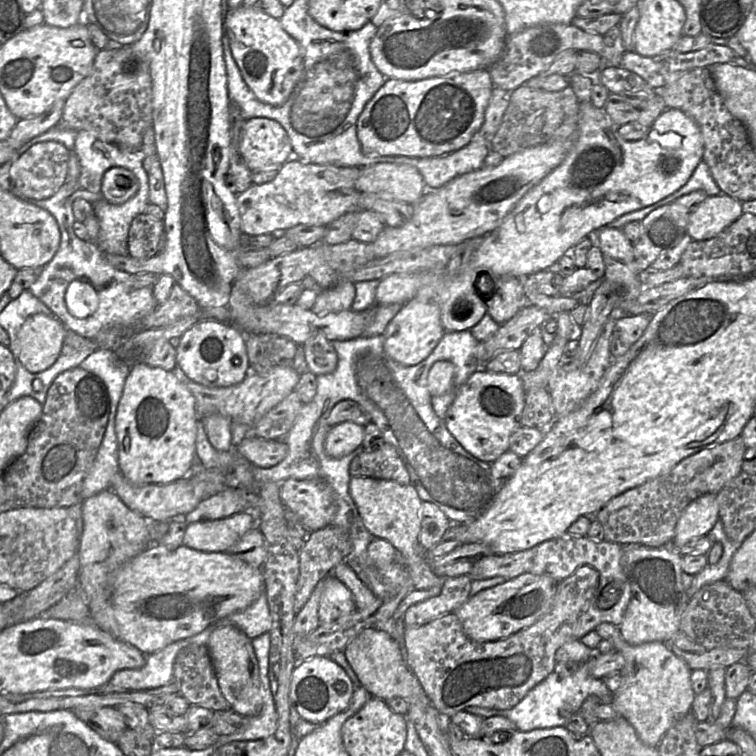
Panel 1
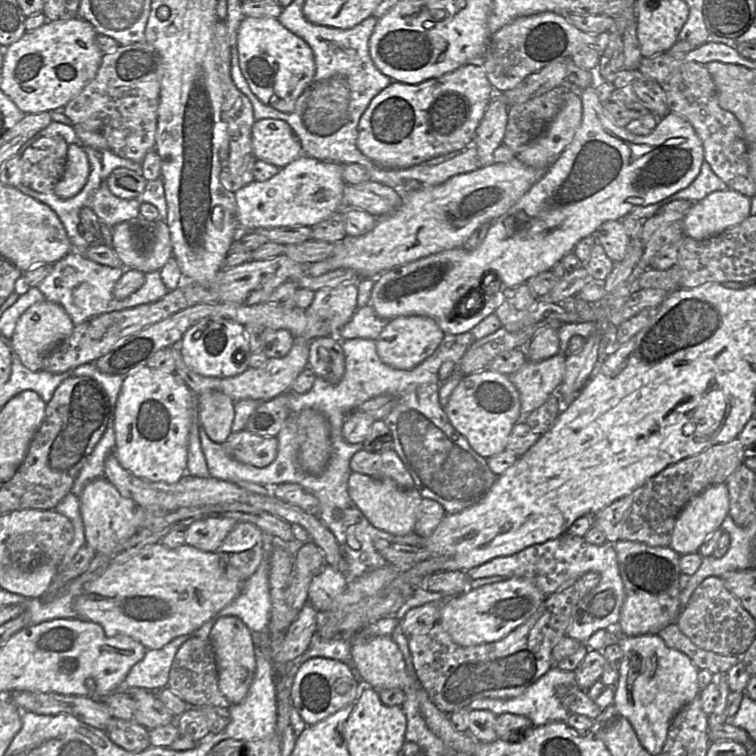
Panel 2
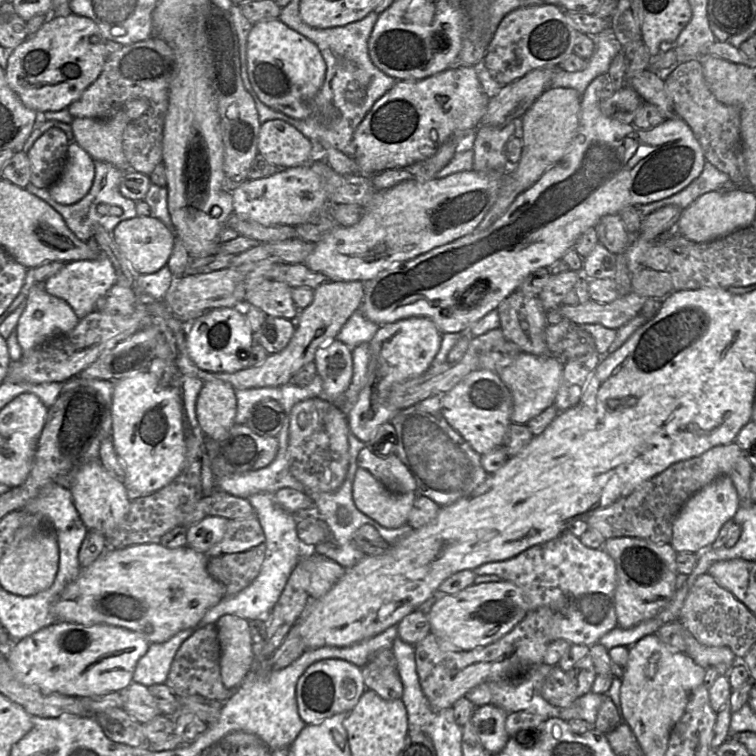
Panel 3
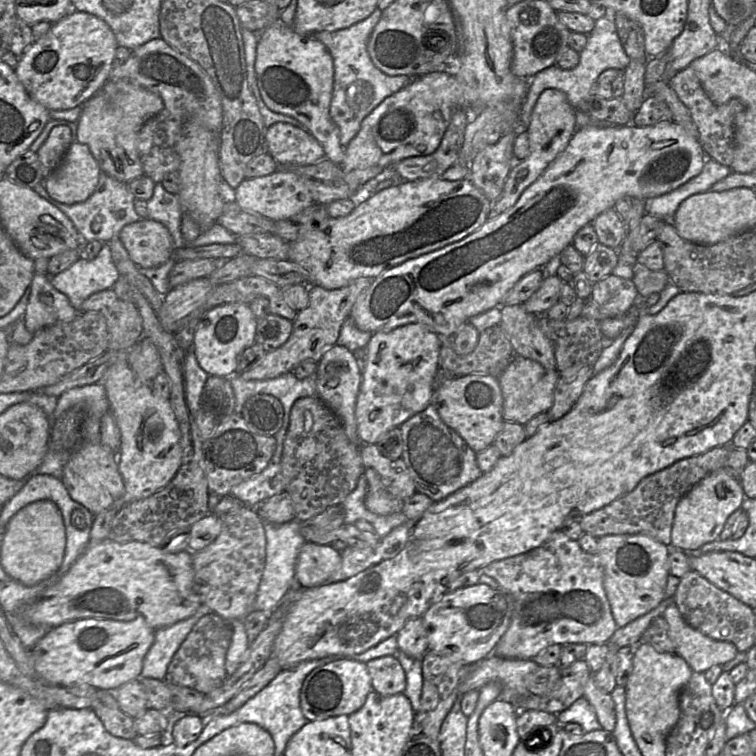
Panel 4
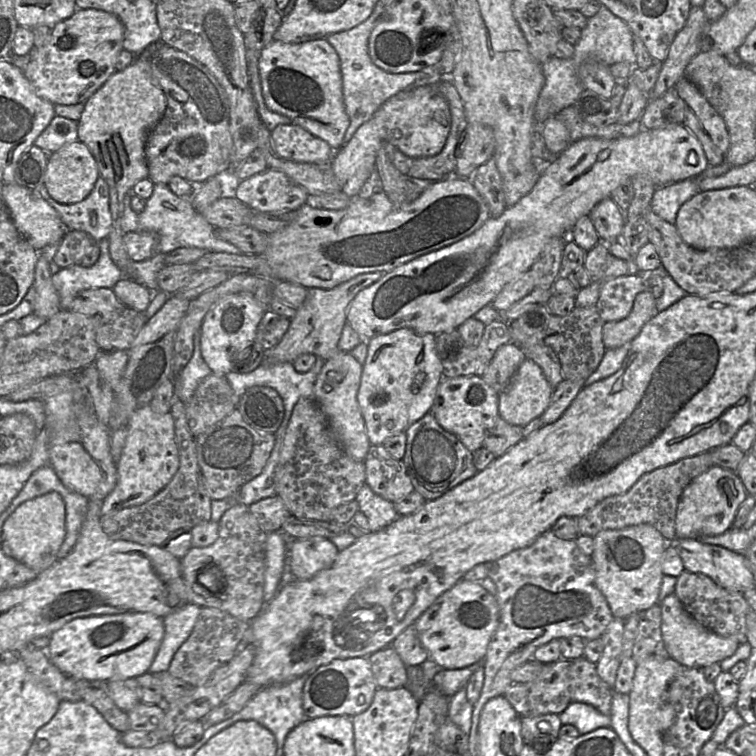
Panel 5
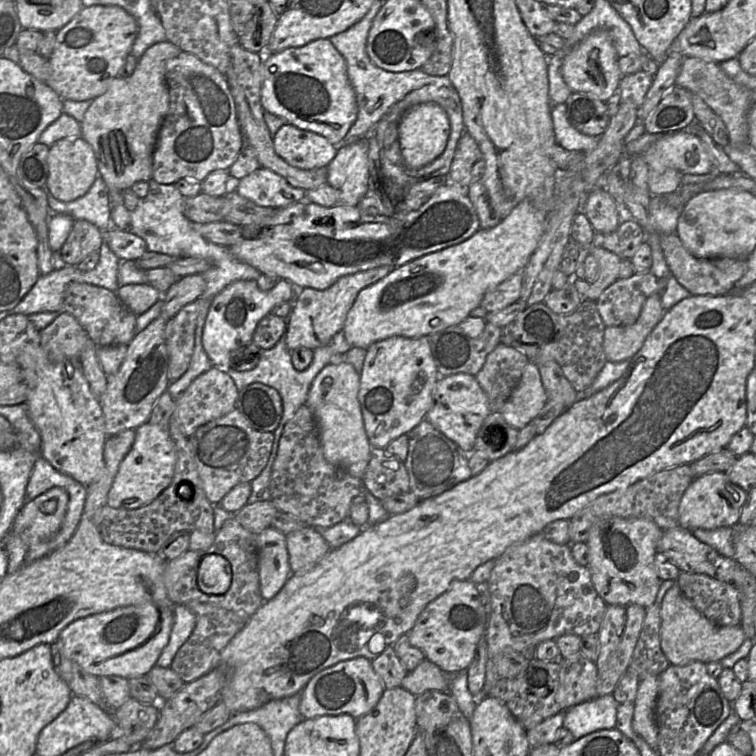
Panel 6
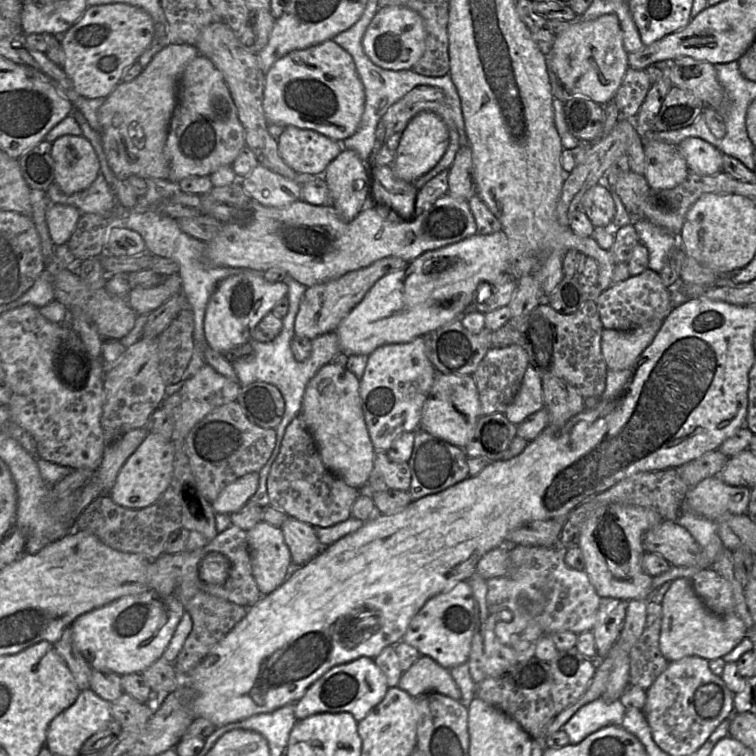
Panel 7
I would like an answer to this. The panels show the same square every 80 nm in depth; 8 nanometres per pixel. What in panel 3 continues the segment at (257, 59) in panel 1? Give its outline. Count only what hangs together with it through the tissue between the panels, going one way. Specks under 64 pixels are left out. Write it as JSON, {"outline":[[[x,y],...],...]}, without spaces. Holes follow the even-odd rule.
{"outline":[[[279,19],[252,26],[247,43],[247,72],[253,90],[269,108],[294,119],[305,119],[310,101],[321,89],[326,63],[318,47]]]}

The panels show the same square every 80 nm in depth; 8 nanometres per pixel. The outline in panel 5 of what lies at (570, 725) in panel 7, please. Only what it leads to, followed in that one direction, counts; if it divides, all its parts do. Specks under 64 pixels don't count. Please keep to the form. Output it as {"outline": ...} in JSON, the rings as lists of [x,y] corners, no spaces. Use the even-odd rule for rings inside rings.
{"outline":[[[571,702],[558,716],[562,725],[573,725],[581,735],[611,726],[610,716],[600,713],[593,706],[583,702]]]}

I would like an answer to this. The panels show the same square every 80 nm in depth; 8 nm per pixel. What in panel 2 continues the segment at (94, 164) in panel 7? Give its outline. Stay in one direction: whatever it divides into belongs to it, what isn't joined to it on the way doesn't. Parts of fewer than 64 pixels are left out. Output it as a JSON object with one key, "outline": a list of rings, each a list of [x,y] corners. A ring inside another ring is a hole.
{"outline":[[[79,143],[68,145],[65,172],[54,187],[54,194],[62,199],[77,195],[85,186],[90,173],[90,165],[84,148]]]}

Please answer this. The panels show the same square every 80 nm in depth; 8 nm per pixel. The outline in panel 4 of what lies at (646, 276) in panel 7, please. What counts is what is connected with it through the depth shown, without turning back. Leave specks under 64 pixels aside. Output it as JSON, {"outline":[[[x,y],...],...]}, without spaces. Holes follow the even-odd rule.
{"outline":[[[610,274],[593,284],[591,299],[607,317],[625,314],[639,299],[632,279]]]}

